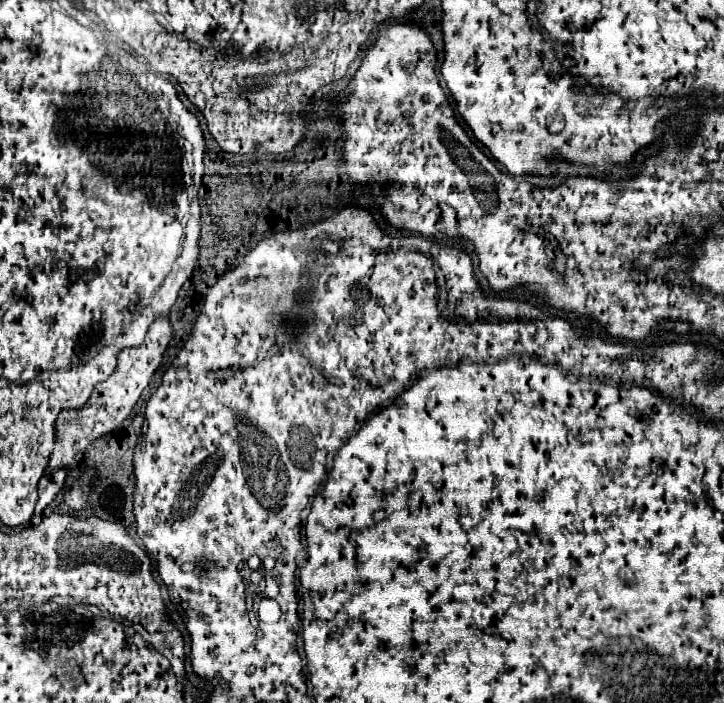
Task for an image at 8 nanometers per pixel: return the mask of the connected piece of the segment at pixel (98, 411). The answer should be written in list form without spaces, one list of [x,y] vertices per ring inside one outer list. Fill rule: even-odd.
[[[157,318],[151,324],[151,328],[145,336],[145,342],[141,346],[125,348],[119,354],[119,364],[117,364],[115,372],[95,388],[95,392],[91,394],[91,398],[87,400],[87,404],[83,408],[61,412],[61,416],[57,418],[57,442],[49,456],[49,464],[63,464],[63,466],[77,464],[77,454],[83,454],[93,444],[93,440],[113,432],[129,418],[133,406],[141,398],[141,392],[147,388],[153,372],[161,364],[161,358],[163,358],[163,352],[165,352],[169,340],[171,340],[169,320]]]

